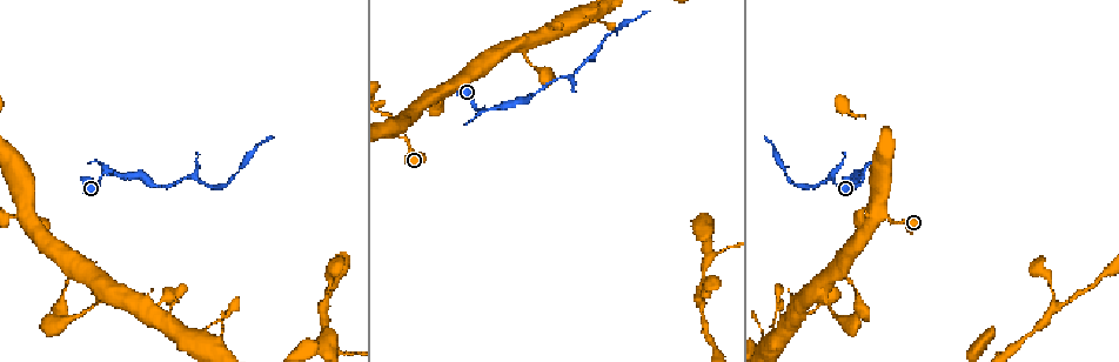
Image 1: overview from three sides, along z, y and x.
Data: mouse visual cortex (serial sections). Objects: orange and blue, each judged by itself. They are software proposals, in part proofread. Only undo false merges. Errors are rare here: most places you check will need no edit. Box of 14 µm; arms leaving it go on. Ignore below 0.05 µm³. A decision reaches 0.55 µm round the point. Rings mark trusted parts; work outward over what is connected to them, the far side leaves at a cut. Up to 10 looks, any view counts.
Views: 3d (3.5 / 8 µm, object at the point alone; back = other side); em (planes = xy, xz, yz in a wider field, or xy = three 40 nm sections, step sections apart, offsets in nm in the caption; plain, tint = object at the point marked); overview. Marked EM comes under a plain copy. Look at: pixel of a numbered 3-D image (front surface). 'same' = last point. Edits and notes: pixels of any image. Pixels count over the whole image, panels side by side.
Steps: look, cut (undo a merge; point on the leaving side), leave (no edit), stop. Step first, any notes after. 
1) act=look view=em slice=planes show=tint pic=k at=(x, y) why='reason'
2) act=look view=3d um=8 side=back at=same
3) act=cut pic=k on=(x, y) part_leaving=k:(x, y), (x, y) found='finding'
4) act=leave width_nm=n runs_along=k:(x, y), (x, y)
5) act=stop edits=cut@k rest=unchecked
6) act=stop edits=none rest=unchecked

act=look view=3d um=3.5 pic=1 at=(862, 171) why='abrupt turn'

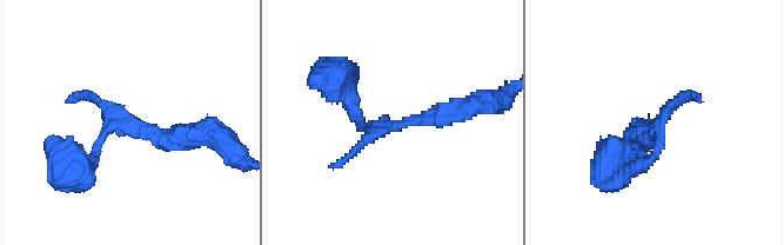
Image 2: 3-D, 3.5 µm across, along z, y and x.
act=look view=em slice=xy step=1 show=tint pic=2 at=(371, 130) why='need the tissue'

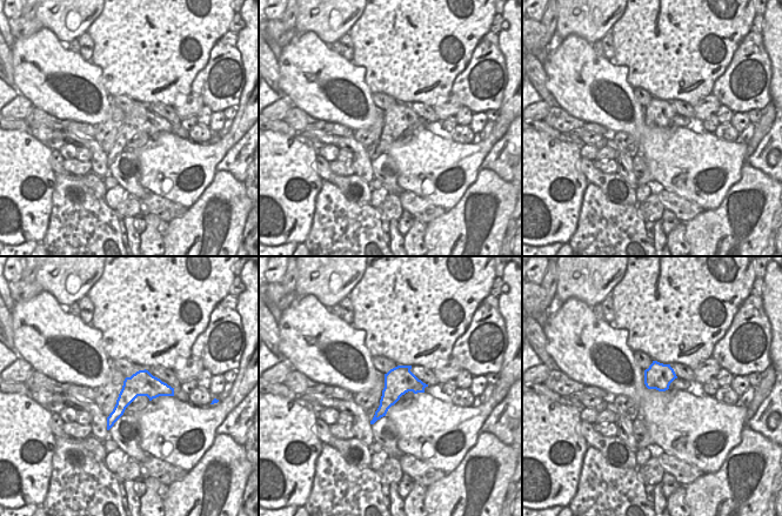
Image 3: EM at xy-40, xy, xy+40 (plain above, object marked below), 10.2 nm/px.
act=leave runs_along=3:(171, 393), (136, 389), (109, 423) found='one cell here'

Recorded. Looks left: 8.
act=look view=3d um=3.5 pic=1 at=(566, 75) why='a narrow waist'

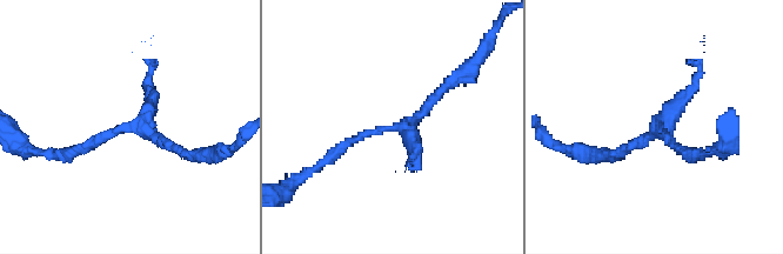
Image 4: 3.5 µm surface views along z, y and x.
act=look view=em slice=xy step=3 show=tint pic=4 at=(129, 130) why='shape alone is not enough'

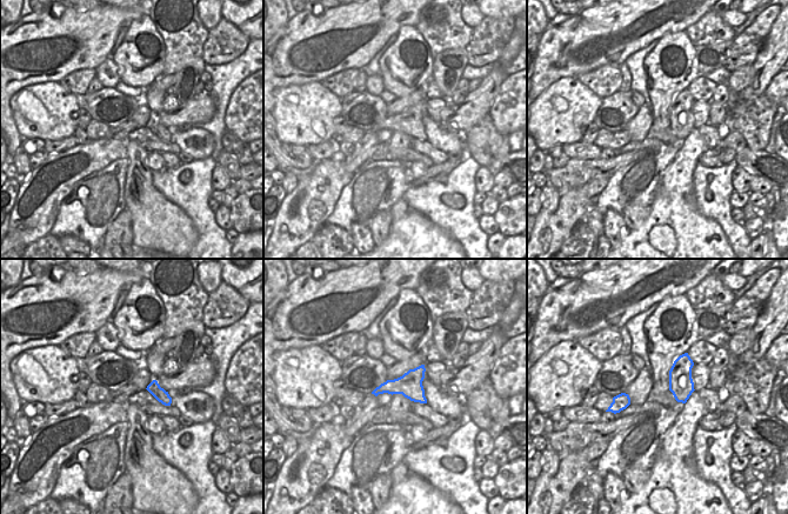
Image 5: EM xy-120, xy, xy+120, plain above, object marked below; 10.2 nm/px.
act=look view=em slice=xy step=2 show=tint at=same

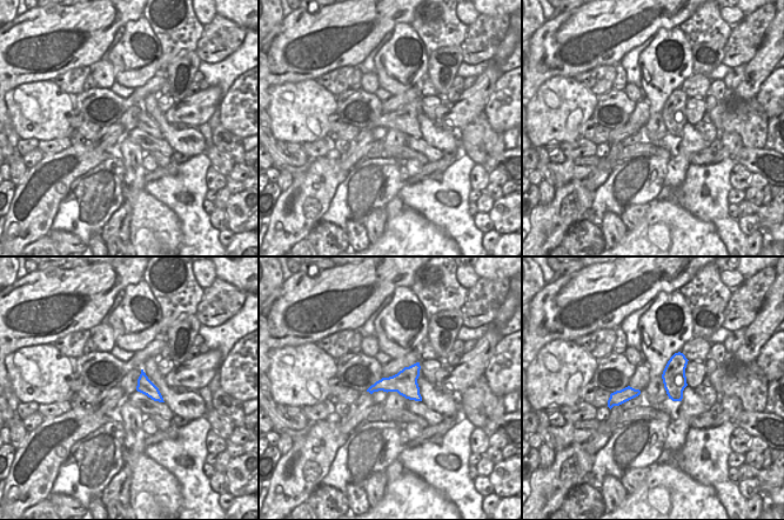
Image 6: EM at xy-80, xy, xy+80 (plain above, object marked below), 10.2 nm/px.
act=leave runs_along=4:(327, 160), (366, 133), (406, 127), (446, 88) found='continuous, no second cell'

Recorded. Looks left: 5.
act=look view=em slice=xy step=3 show=tint pic=1 at=(876, 219) why='thin neck'

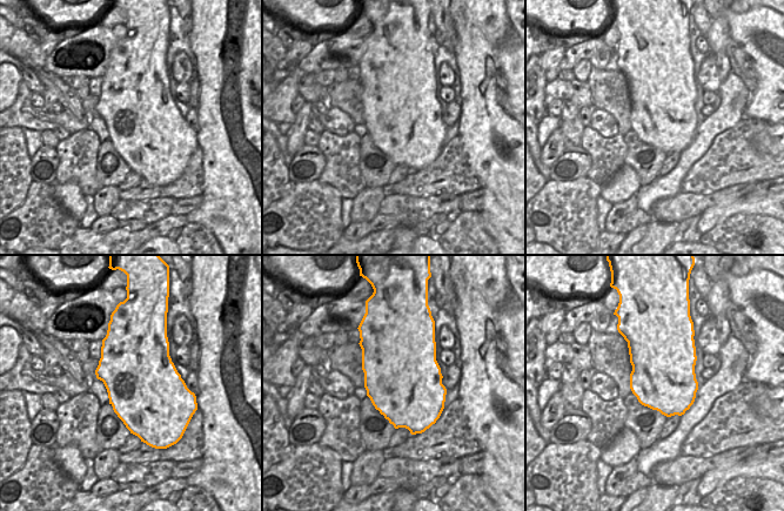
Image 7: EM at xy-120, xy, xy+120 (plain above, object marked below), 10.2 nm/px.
act=look view=3d um=3.5 at=same

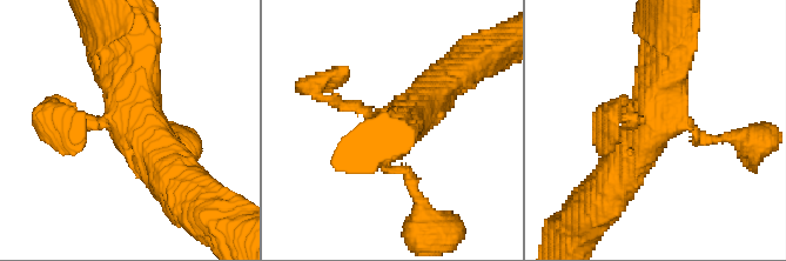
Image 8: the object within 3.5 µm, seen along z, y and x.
act=leave arm_widths_nm=150,150,600,600 found='continuous, no second cell'

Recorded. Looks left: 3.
act=look view=3d um=8 pic=1 at=(822, 294)

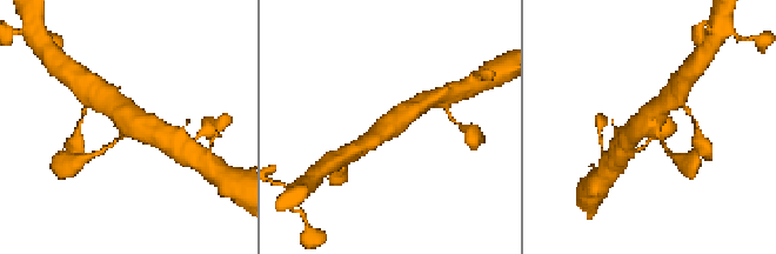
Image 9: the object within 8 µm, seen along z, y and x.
act=look view=em slice=xy step=3 show=tint pic=9 at=(655, 128)

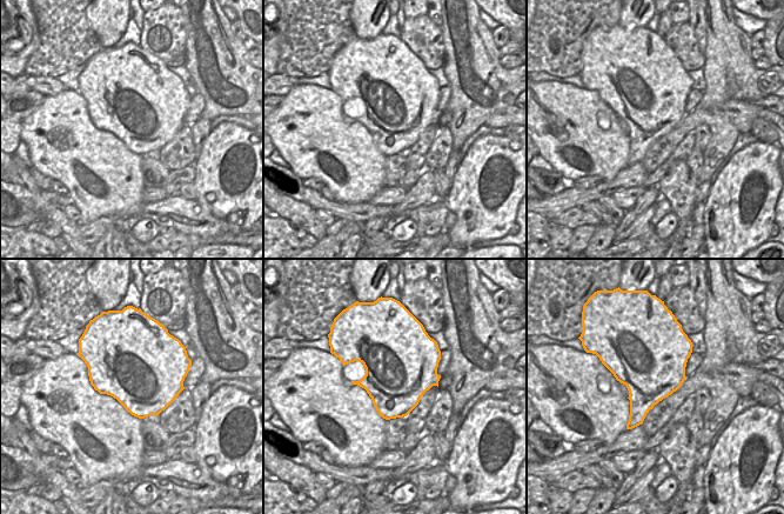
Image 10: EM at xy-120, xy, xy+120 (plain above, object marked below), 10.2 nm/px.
act=leave runs_along=9:(369, 141), (420, 104) found='continuous, no second cell'

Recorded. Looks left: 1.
act=stop edits=none rest=unchecked

